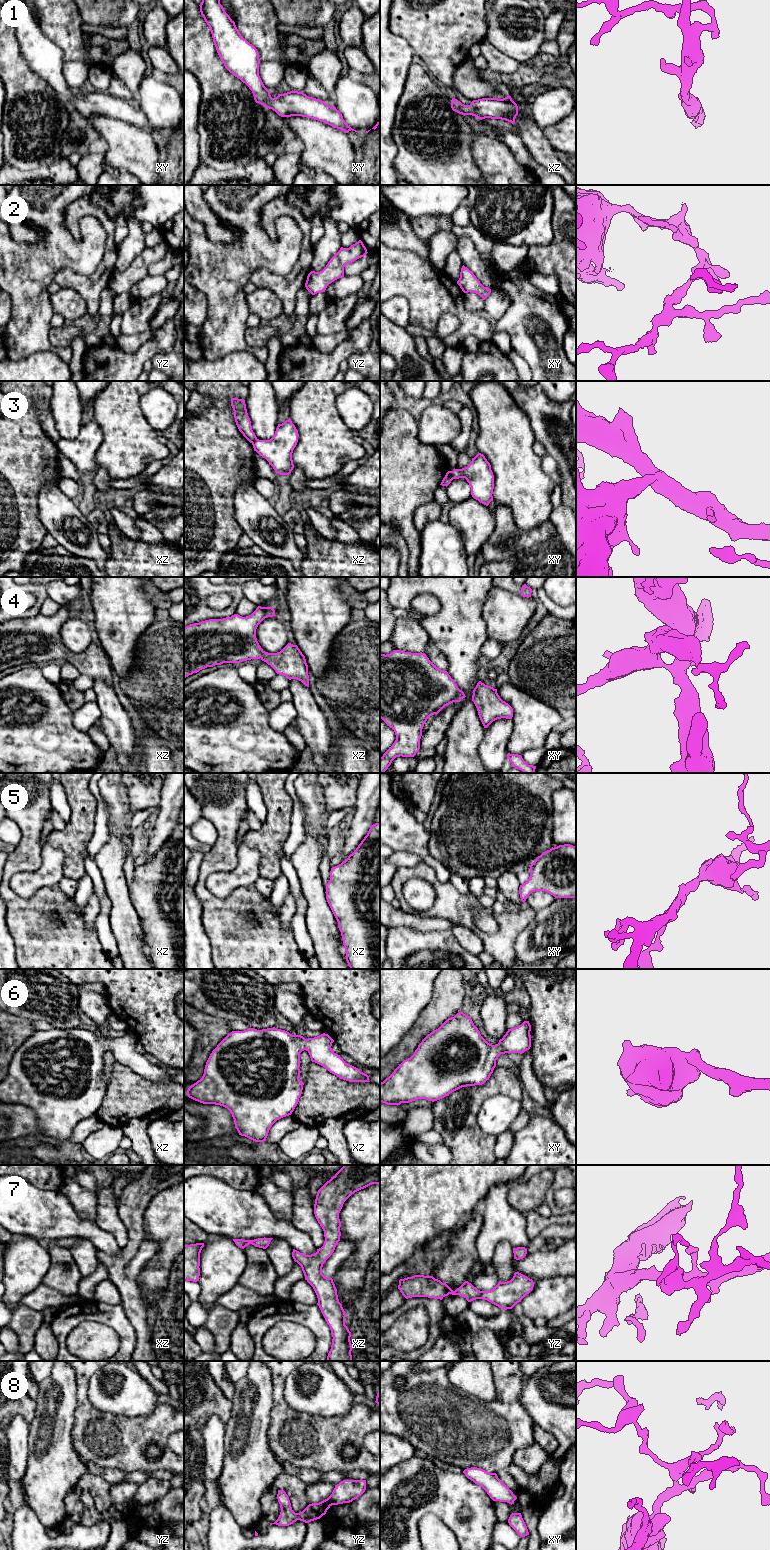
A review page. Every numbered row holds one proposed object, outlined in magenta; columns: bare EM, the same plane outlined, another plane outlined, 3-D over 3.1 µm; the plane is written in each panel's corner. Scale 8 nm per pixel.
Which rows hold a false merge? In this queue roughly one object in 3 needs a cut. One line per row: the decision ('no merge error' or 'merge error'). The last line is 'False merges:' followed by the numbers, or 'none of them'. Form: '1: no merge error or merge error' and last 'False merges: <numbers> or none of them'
1: no merge error
2: no merge error
3: merge error
4: no merge error
5: no merge error
6: no merge error
7: no merge error
8: no merge error
False merges: 3

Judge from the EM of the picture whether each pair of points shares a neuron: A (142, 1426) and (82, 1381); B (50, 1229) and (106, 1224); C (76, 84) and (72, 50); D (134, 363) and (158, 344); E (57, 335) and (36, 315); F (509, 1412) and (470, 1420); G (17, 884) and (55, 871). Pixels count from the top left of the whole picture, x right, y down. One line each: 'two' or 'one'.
A: one
B: two
C: two
D: one
E: two
F: one
G: one

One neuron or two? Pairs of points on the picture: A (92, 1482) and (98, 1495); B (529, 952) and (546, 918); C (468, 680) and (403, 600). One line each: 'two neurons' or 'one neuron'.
A: one neuron
B: one neuron
C: one neuron

